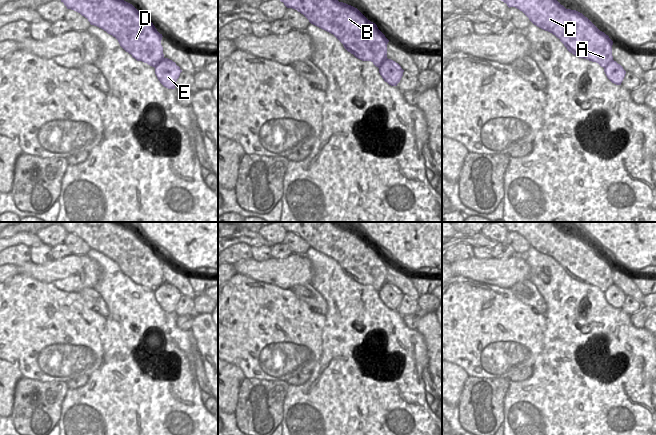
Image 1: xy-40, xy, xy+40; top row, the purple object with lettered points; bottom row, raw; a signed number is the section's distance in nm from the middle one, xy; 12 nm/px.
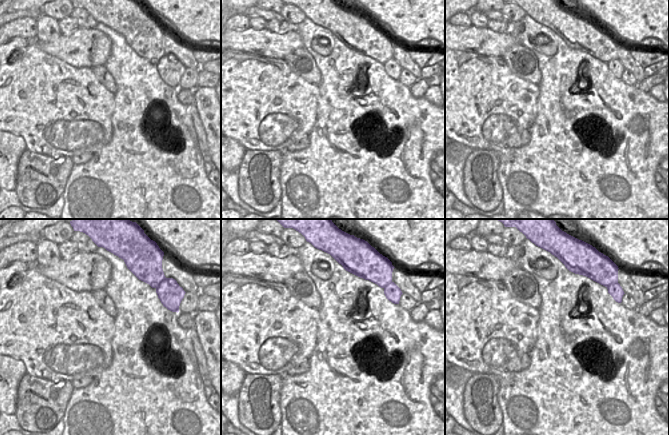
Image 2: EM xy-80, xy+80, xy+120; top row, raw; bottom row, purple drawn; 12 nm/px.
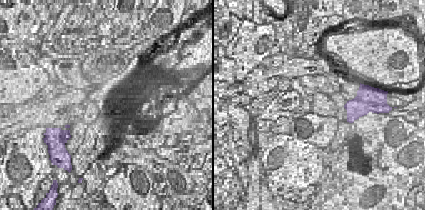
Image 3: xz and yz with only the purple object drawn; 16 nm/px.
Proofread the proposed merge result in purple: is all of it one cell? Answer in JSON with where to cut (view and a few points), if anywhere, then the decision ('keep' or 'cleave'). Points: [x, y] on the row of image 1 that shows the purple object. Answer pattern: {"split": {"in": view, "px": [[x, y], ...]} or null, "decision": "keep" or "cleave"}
{"split": {"in": "xy+40", "px": [[613, 60], [603, 67]]}, "decision": "cleave"}

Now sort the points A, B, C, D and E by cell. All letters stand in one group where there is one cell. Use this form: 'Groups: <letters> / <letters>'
Groups: A B C D / E

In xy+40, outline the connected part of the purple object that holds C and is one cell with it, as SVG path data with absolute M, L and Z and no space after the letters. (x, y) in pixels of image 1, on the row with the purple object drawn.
M501 0L507 6L522 11L537 27L555 35L573 55L598 63L605 67L613 61L613 41L604 32L600 31L582 13L566 9L557 0Z

